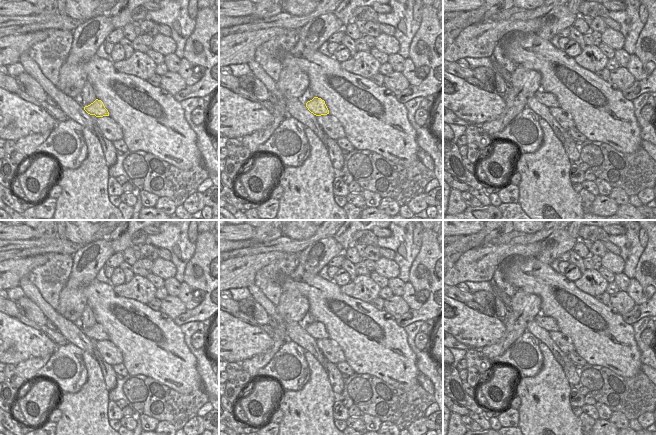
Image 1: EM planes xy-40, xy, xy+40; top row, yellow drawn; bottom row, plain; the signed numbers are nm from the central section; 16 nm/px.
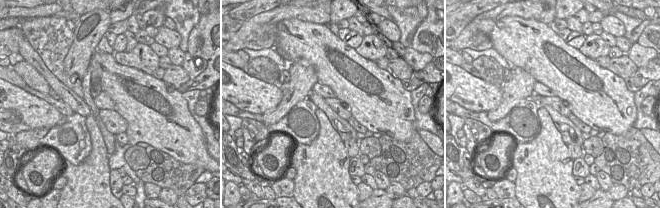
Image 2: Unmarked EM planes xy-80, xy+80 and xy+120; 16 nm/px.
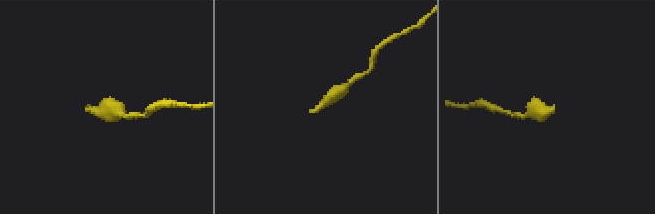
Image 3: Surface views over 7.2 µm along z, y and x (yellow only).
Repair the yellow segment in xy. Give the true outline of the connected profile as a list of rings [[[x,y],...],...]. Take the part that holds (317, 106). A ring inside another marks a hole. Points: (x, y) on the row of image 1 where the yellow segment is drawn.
[[[314,97],[312,100],[308,101],[306,107],[316,116],[329,114],[325,101],[318,97]]]

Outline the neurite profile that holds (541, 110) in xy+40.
[[[533,96],[529,98],[527,107],[533,110],[540,118],[544,119],[550,125],[555,136],[562,142],[563,146],[567,138],[570,138],[573,142],[576,143],[569,132],[562,128],[560,124],[555,120],[555,118],[550,114],[549,108],[540,103],[537,97]]]

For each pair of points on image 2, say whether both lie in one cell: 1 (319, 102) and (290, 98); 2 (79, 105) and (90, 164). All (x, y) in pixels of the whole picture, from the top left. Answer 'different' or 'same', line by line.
1: different
2: different

